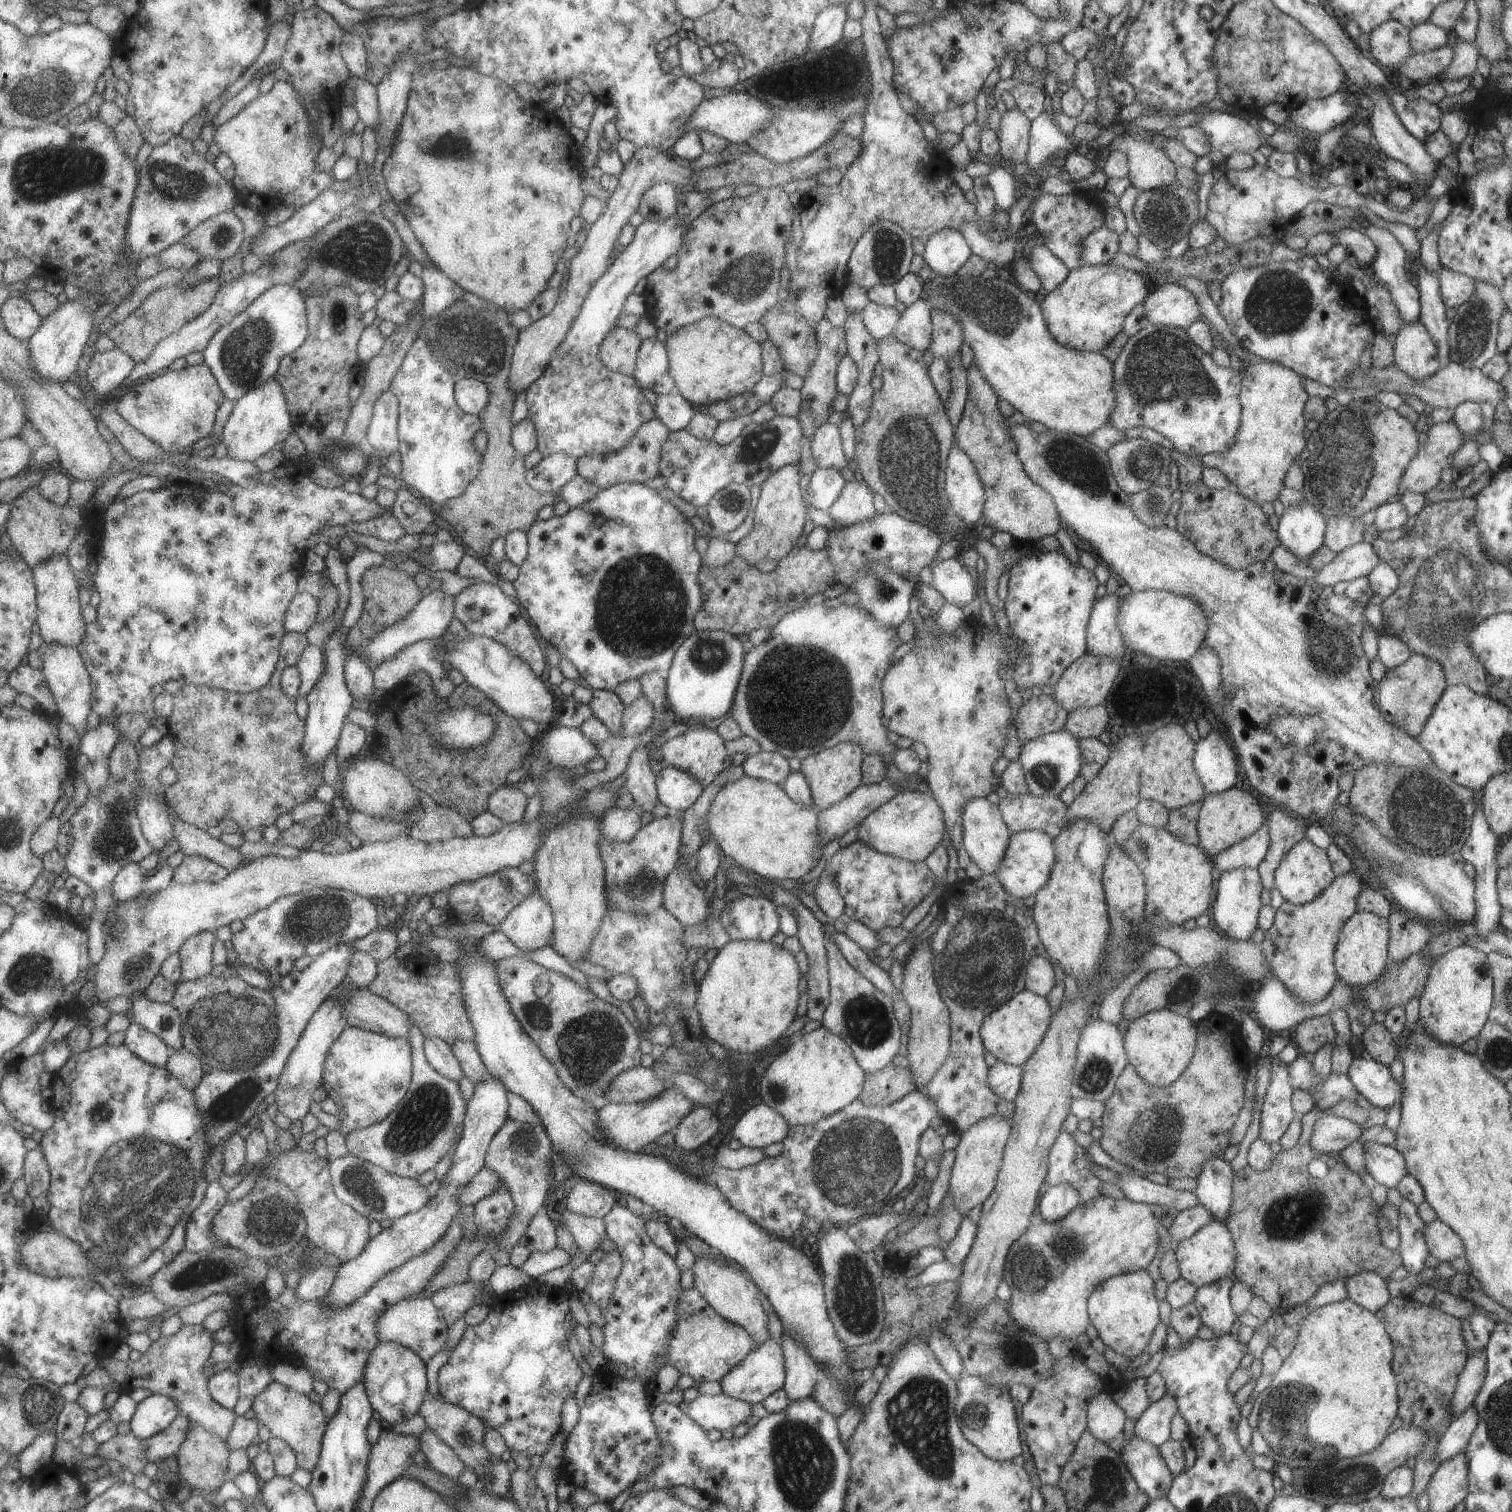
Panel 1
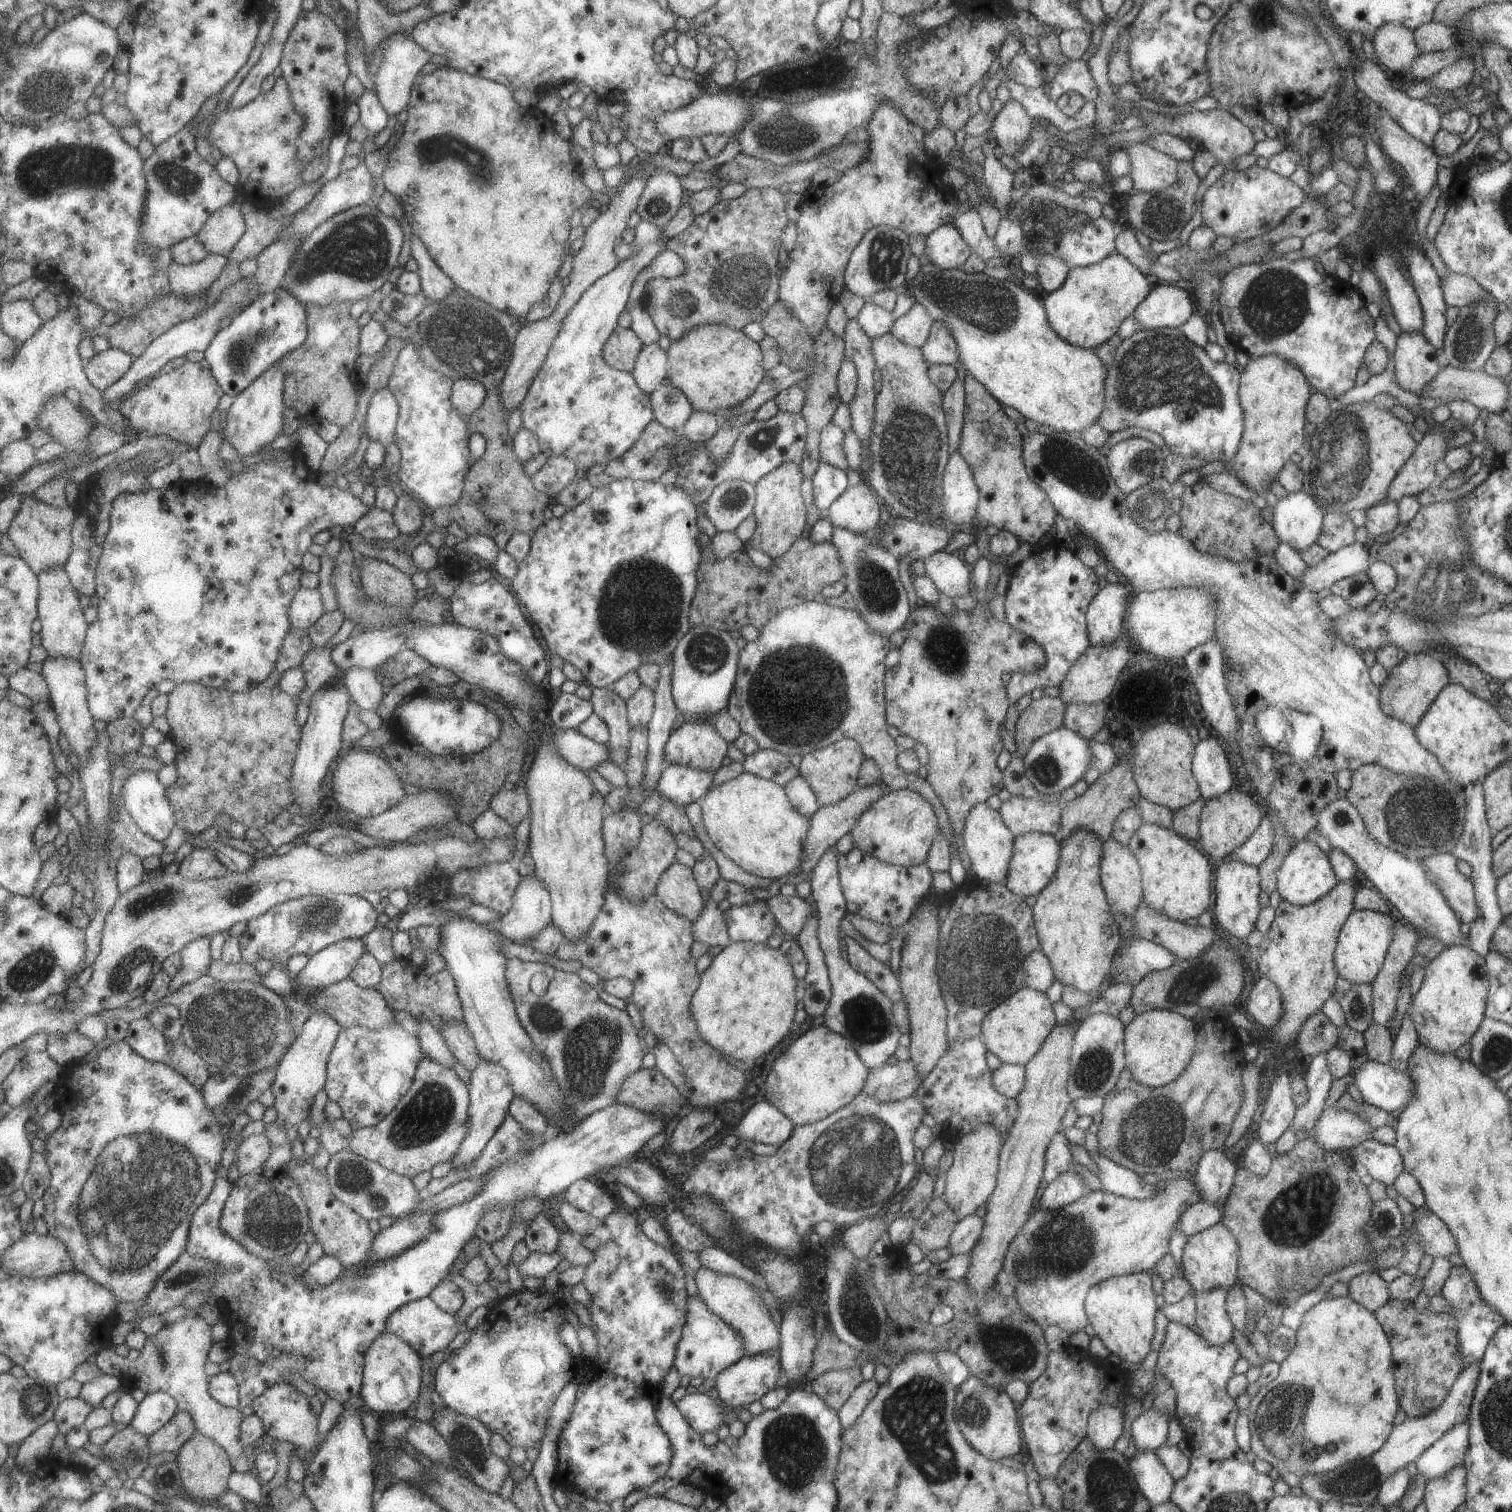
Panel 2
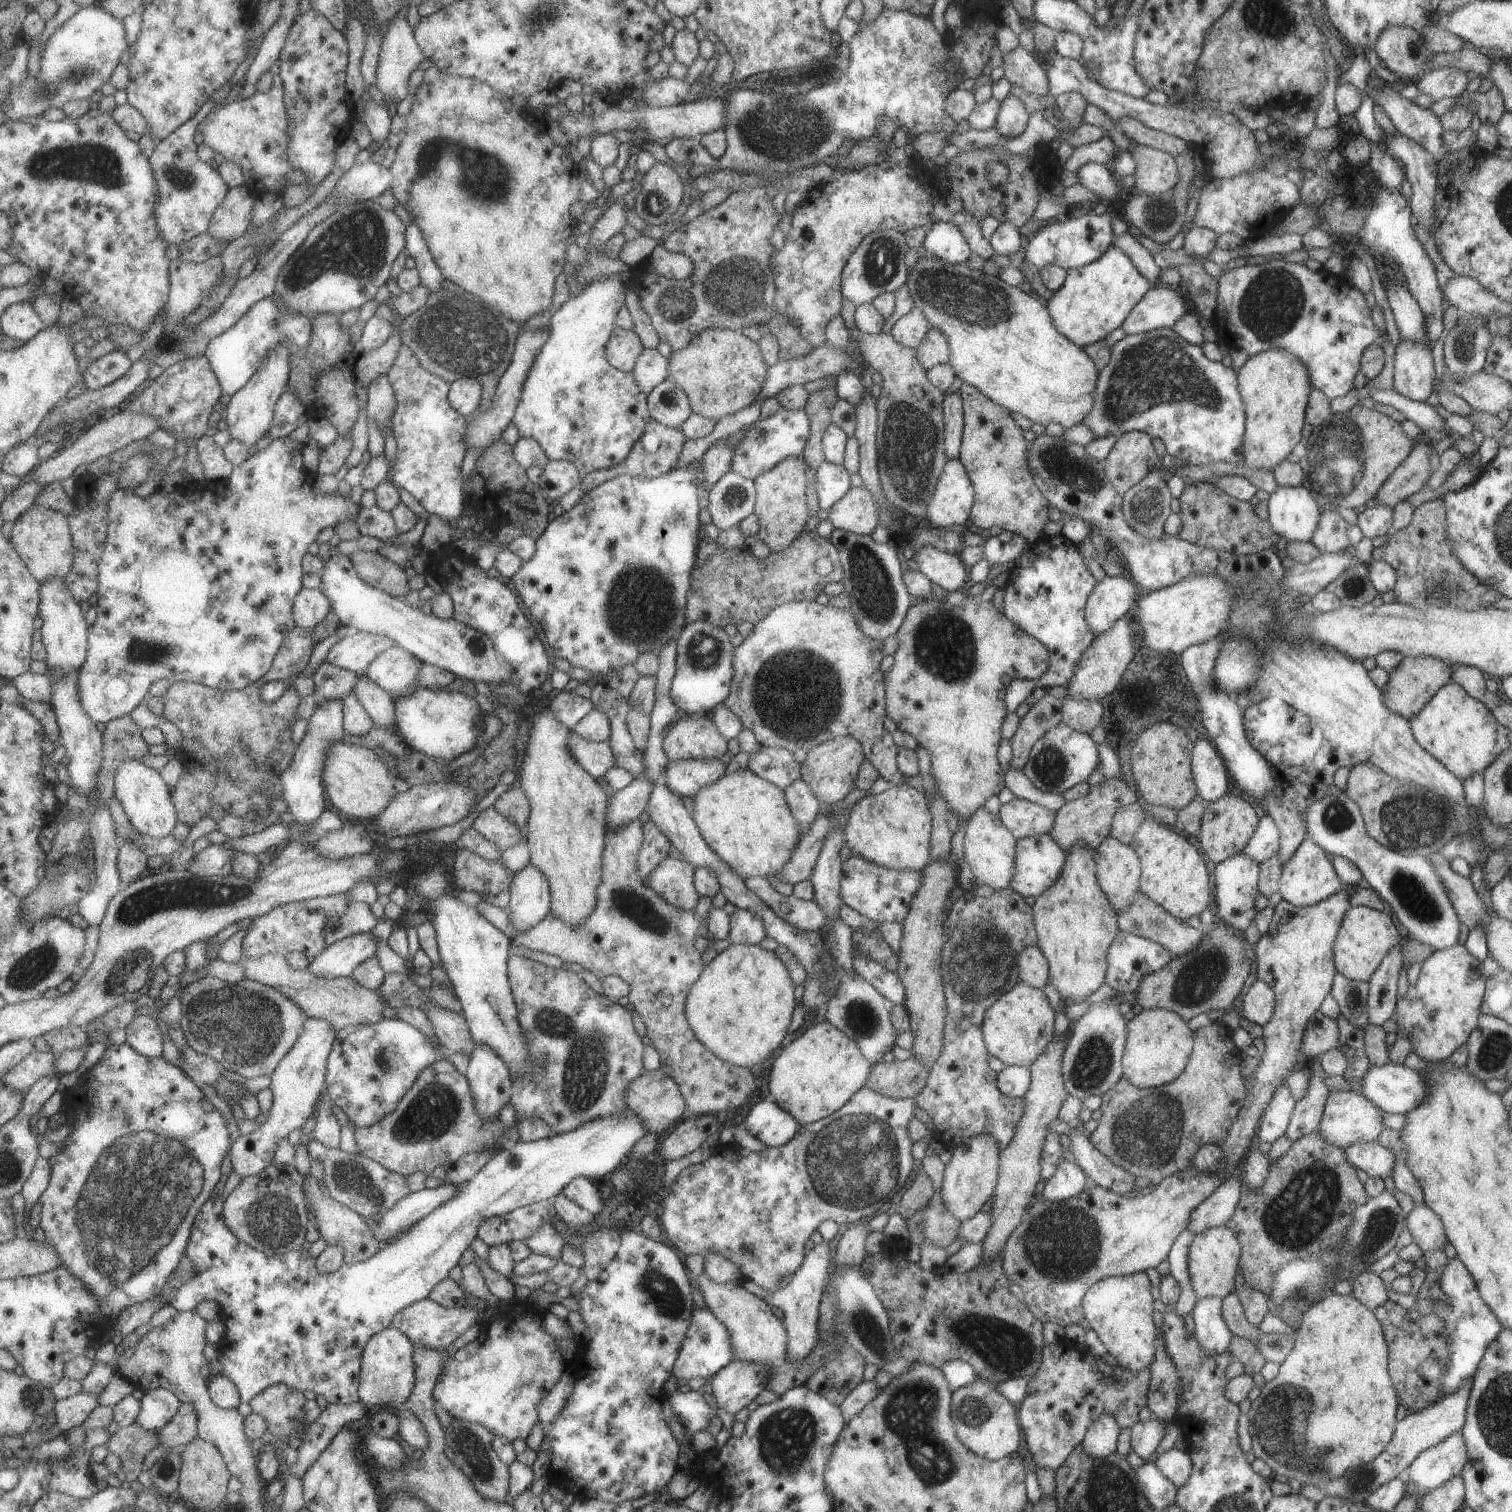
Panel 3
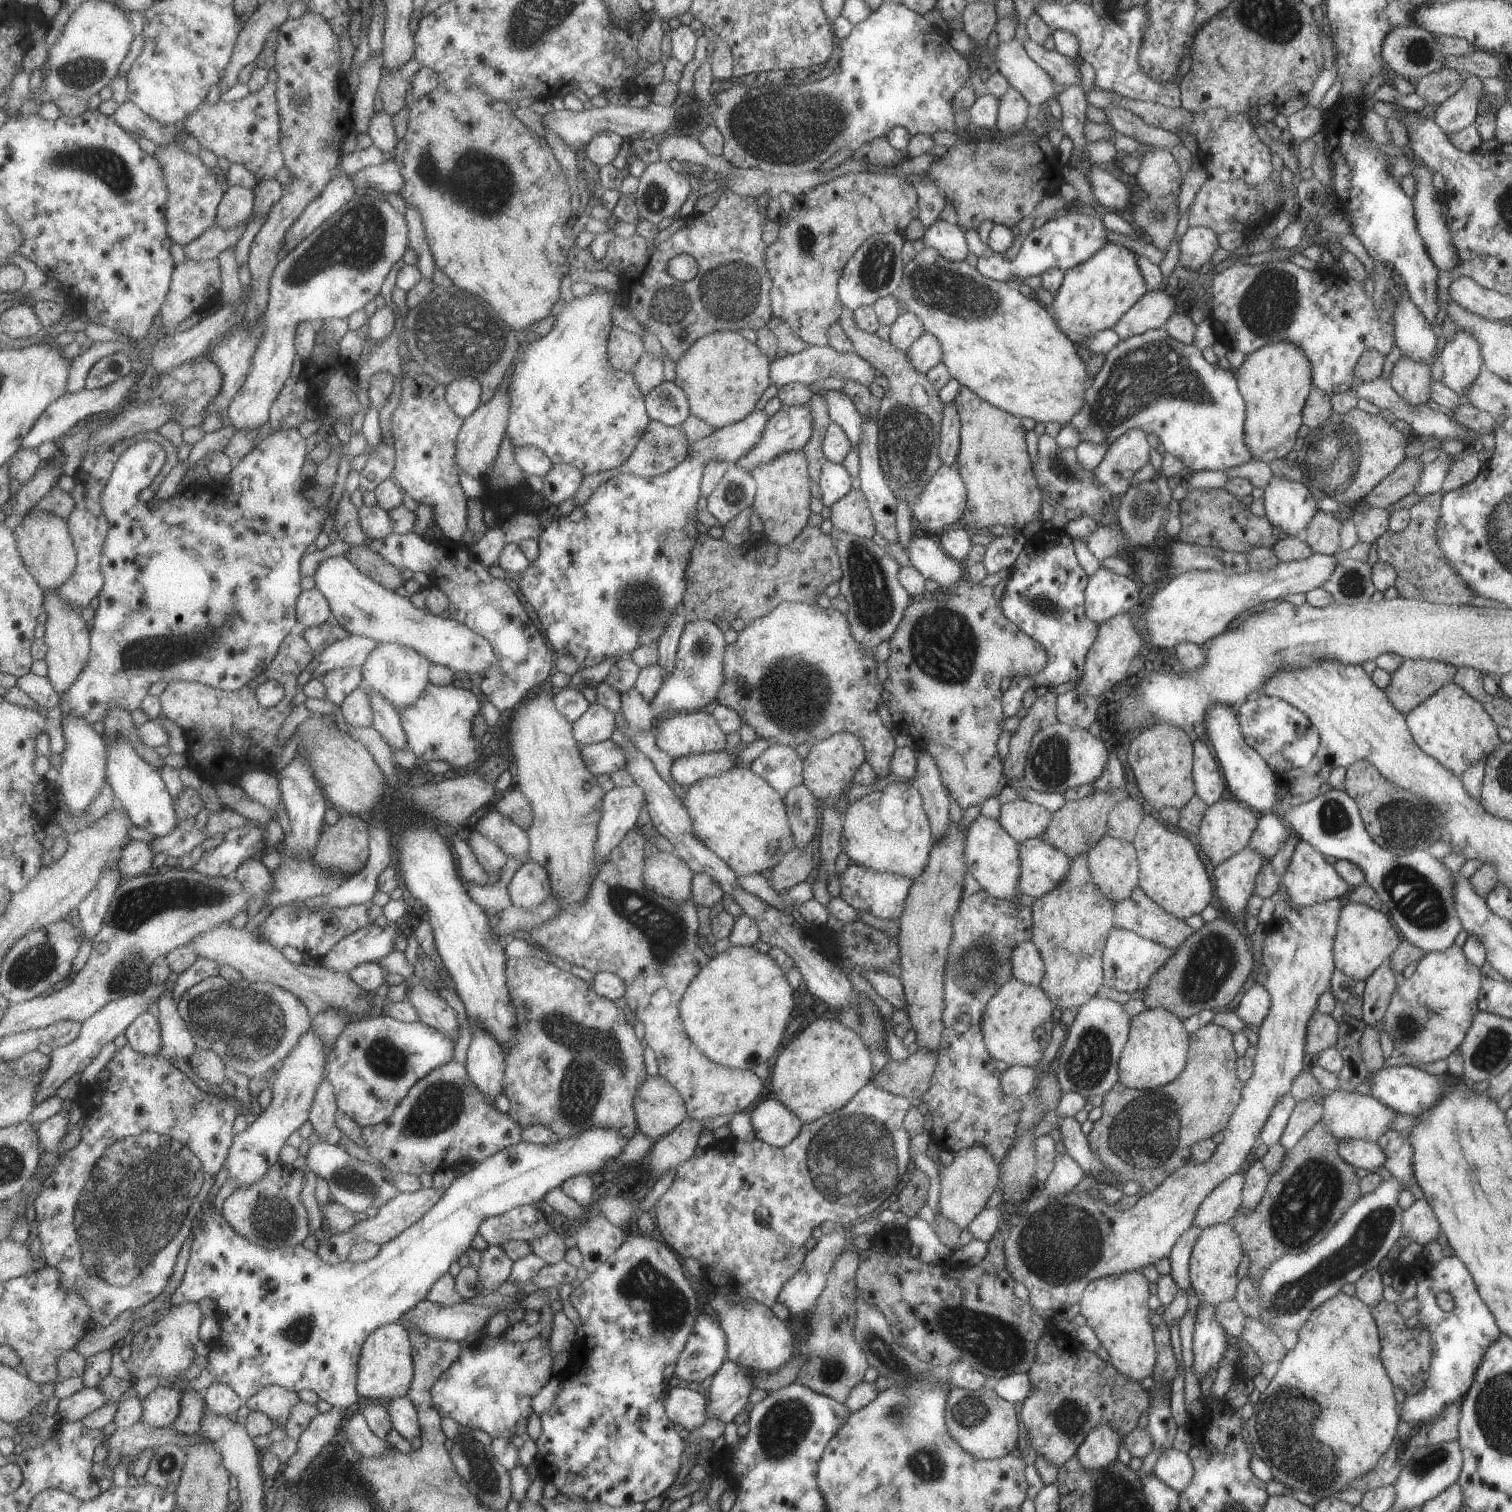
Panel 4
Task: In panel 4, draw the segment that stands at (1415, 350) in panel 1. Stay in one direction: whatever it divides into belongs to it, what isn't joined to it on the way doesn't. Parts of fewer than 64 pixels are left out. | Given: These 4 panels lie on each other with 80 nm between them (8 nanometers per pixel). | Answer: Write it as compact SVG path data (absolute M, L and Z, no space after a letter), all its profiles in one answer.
M1401 355L1387 378L1391 388L1411 406L1425 403L1430 398L1431 373L1429 365Z

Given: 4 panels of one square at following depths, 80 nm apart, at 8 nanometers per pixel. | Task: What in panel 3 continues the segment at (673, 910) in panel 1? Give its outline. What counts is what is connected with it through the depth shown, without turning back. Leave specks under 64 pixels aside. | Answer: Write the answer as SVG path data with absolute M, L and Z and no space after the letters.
M667 856L654 868L646 885L672 907L694 912L700 896L693 886L693 875L694 868L689 863Z

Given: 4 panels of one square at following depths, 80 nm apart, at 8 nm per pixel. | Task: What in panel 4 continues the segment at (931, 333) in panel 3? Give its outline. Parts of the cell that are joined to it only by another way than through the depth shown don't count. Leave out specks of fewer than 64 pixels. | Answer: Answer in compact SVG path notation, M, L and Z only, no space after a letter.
M923 333L913 341L905 351L911 366L920 373L942 362L942 348L931 333Z

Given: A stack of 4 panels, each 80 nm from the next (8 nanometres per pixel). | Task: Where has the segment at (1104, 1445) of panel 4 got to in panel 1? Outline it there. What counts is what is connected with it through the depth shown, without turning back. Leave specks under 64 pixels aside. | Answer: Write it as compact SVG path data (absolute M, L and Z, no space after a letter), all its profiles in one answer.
M1109 1390L1096 1392L1086 1404L1086 1430L1101 1442L1110 1440L1115 1436L1121 1436L1126 1416L1123 1410L1112 1399Z

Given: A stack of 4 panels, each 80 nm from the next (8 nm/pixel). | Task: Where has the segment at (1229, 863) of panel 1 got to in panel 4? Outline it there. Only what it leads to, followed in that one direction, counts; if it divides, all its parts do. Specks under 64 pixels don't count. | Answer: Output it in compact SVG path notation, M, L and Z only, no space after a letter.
M1265 812L1259 817L1247 847L1258 852L1264 860L1270 860L1279 847L1292 837L1292 834L1289 826L1278 819L1275 814Z

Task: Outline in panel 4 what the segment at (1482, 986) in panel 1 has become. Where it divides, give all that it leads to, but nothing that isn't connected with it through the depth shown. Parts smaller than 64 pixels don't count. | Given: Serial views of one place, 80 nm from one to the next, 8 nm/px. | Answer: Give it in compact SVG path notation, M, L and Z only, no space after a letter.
M1453 944L1442 951L1425 953L1425 956L1418 960L1413 974L1395 987L1382 1018L1384 1026L1382 1030L1392 1039L1393 1053L1410 1058L1411 1066L1445 1059L1461 1044L1470 1029L1473 1017L1479 1012L1477 1002L1479 989L1480 968L1473 966L1459 947Z

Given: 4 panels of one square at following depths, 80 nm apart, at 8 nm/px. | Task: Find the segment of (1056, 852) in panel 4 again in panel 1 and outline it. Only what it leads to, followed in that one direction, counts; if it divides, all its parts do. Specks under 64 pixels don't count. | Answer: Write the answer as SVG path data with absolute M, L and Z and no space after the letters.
M1041 831L1011 833L1000 862L994 875L1011 896L1025 899L1034 895L1047 882L1051 867L1055 864L1052 838Z

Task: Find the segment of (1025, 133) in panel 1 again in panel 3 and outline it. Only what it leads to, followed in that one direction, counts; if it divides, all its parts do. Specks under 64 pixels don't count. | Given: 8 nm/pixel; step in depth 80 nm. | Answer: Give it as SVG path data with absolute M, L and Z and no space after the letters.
M1007 95L1001 102L994 122L995 130L1003 138L1018 137L1028 123L1028 115L1025 112L1021 99L1013 95Z

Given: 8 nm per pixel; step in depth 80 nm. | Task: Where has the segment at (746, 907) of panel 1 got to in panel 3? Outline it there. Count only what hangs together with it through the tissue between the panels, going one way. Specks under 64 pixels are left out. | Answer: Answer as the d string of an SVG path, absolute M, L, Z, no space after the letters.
M736 908L728 917L728 939L733 945L757 945L765 938L765 927L759 915L745 908Z

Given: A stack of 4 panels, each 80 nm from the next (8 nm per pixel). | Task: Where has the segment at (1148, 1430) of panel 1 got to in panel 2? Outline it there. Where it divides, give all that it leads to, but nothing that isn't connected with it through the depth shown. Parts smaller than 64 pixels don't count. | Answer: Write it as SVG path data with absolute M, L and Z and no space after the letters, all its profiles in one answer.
M1155 1408L1143 1411L1130 1425L1131 1438L1139 1451L1155 1450L1166 1441L1168 1418Z

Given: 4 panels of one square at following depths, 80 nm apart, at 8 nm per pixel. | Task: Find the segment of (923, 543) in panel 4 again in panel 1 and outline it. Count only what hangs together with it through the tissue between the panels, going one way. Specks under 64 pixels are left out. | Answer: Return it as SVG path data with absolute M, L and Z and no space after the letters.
M957 556L931 561L932 586L944 600L957 607L969 604L977 596L977 580L973 571L967 570Z

